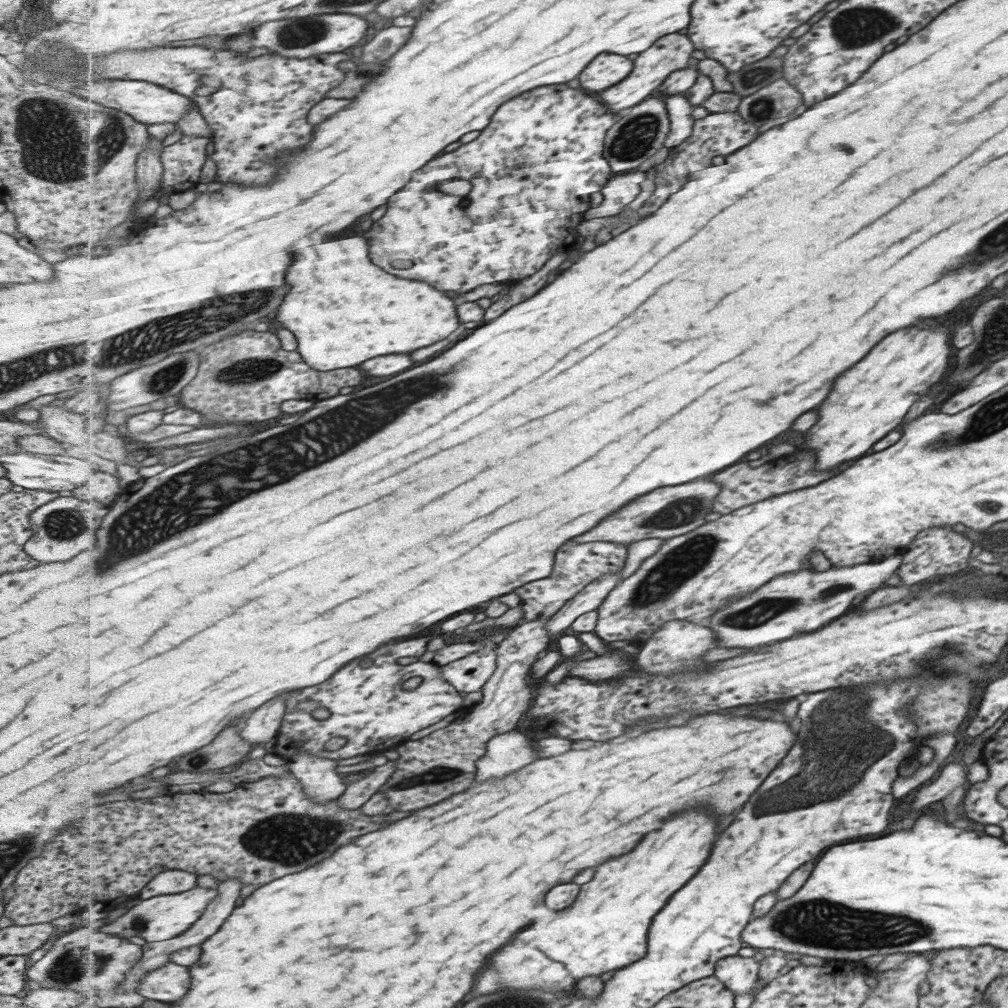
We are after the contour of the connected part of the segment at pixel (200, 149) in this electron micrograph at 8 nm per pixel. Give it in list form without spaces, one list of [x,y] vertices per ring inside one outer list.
[[[176,135],[163,148],[164,175],[162,188],[167,193],[193,189],[201,178],[212,138],[205,136]]]

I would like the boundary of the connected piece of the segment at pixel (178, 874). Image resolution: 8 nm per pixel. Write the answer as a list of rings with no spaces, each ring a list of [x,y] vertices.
[[[167,870],[161,872],[155,879],[149,882],[148,888],[141,892],[140,898],[147,900],[154,896],[179,894],[193,890],[197,887],[197,877],[195,873],[183,870]]]

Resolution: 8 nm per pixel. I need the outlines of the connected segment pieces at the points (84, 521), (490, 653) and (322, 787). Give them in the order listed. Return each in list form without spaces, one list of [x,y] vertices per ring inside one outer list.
[[[71,493],[58,494],[45,504],[38,506],[28,516],[31,536],[22,544],[24,554],[41,564],[47,562],[65,562],[77,552],[87,548],[97,548],[97,530],[101,528],[103,518],[110,512],[109,506],[99,501],[79,502]]]
[[[497,630],[489,634],[489,638],[481,640],[483,648],[477,654],[467,656],[465,660],[457,660],[441,668],[445,672],[444,679],[459,692],[479,692],[483,690],[497,670],[499,654],[497,648],[507,638],[507,630]]]
[[[301,751],[289,760],[290,770],[301,781],[307,796],[324,803],[339,799],[345,794],[347,784],[343,782],[335,759],[312,755]]]

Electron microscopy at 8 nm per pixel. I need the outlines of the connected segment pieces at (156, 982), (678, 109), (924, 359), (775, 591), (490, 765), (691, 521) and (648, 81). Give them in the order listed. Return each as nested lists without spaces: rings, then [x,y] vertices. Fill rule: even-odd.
[[[169,961],[161,970],[148,972],[140,980],[137,993],[143,994],[143,997],[149,1000],[175,1002],[181,1000],[189,992],[189,988],[191,988],[189,968]]]
[[[674,94],[666,98],[666,105],[670,116],[671,130],[665,140],[665,147],[669,150],[685,142],[693,134],[695,118],[693,110],[696,109],[684,94]]]
[[[921,322],[917,328],[905,328],[905,332],[893,332],[893,336],[885,336],[861,364],[853,364],[851,370],[843,372],[837,378],[837,384],[833,384],[833,392],[825,398],[825,404],[817,408],[817,422],[811,426],[805,434],[803,448],[813,448],[817,456],[817,468],[819,470],[832,469],[845,463],[845,460],[863,456],[872,444],[884,438],[890,431],[901,424],[903,416],[911,408],[913,402],[917,402],[921,396],[927,394],[927,390],[945,374],[951,346],[949,346],[949,332],[951,328],[945,324],[929,326]]]
[[[889,556],[877,564],[857,564],[825,572],[811,572],[812,568],[803,568],[799,572],[774,576],[765,588],[751,592],[739,602],[731,602],[731,606],[713,616],[707,626],[717,632],[717,644],[725,648],[753,648],[789,638],[797,632],[811,632],[841,616],[851,606],[851,598],[857,598],[857,594],[871,594],[887,578],[893,578],[899,564],[901,556]]]
[[[525,730],[500,734],[488,742],[488,751],[476,762],[477,778],[481,782],[505,778],[535,760],[539,760],[539,754]]]
[[[709,478],[681,484],[677,488],[659,488],[649,496],[641,496],[641,500],[633,500],[633,504],[629,504],[627,508],[621,508],[617,516],[609,516],[609,520],[601,520],[601,524],[597,524],[593,532],[579,536],[577,542],[583,544],[583,542],[605,541],[628,545],[645,538],[667,540],[693,532],[693,529],[707,523],[707,514],[712,512],[713,504],[720,495],[719,492],[721,492],[721,486]]]
[[[673,34],[673,36],[665,36],[665,38],[657,40],[657,44],[653,48],[649,48],[649,52],[643,52],[635,60],[633,74],[631,76],[628,76],[617,88],[609,88],[609,90],[605,90],[601,94],[602,103],[614,113],[619,113],[643,103],[657,88],[660,88],[667,82],[668,76],[672,75],[673,72],[693,66],[689,62],[693,58],[695,49],[696,46],[693,44],[692,39],[683,36],[683,34]]]

